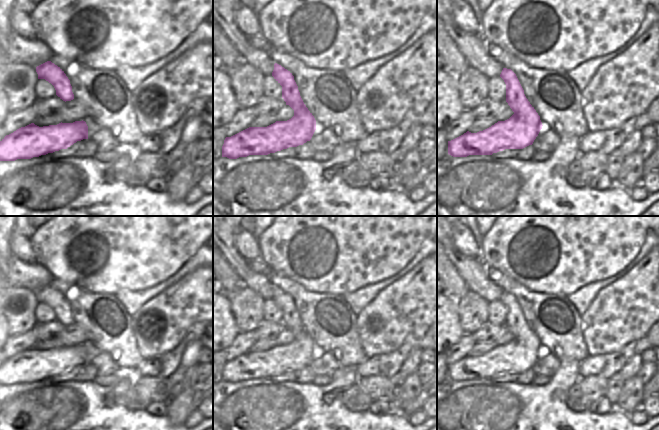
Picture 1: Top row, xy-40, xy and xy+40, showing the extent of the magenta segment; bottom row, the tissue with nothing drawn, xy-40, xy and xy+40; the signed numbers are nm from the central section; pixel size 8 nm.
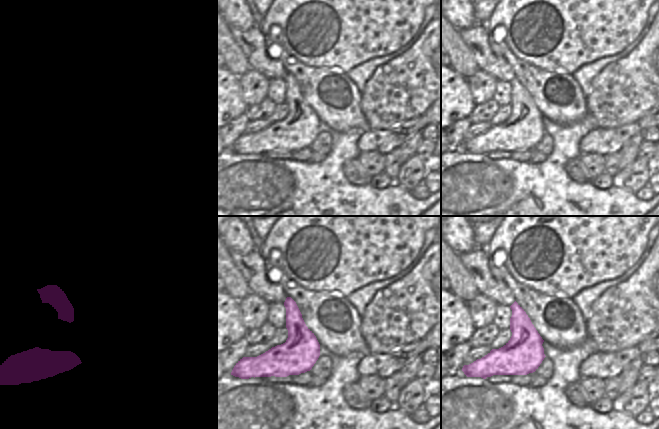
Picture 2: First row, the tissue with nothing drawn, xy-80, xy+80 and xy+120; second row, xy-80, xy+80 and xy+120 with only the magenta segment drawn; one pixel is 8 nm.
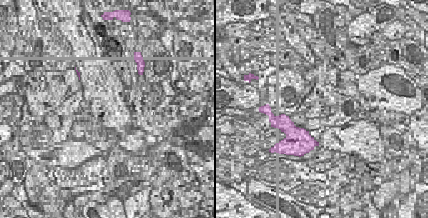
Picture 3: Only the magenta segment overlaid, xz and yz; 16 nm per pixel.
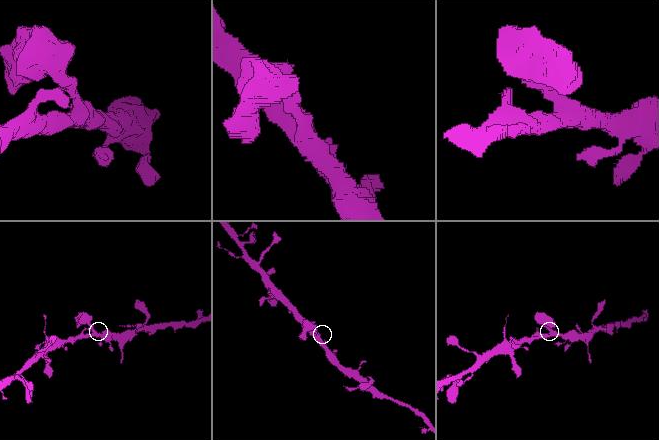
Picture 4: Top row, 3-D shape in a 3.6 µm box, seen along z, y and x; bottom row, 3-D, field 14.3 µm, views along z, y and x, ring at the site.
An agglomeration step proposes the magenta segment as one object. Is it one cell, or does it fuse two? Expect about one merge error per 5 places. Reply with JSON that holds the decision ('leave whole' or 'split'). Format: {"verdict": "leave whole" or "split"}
{"verdict": "leave whole"}

